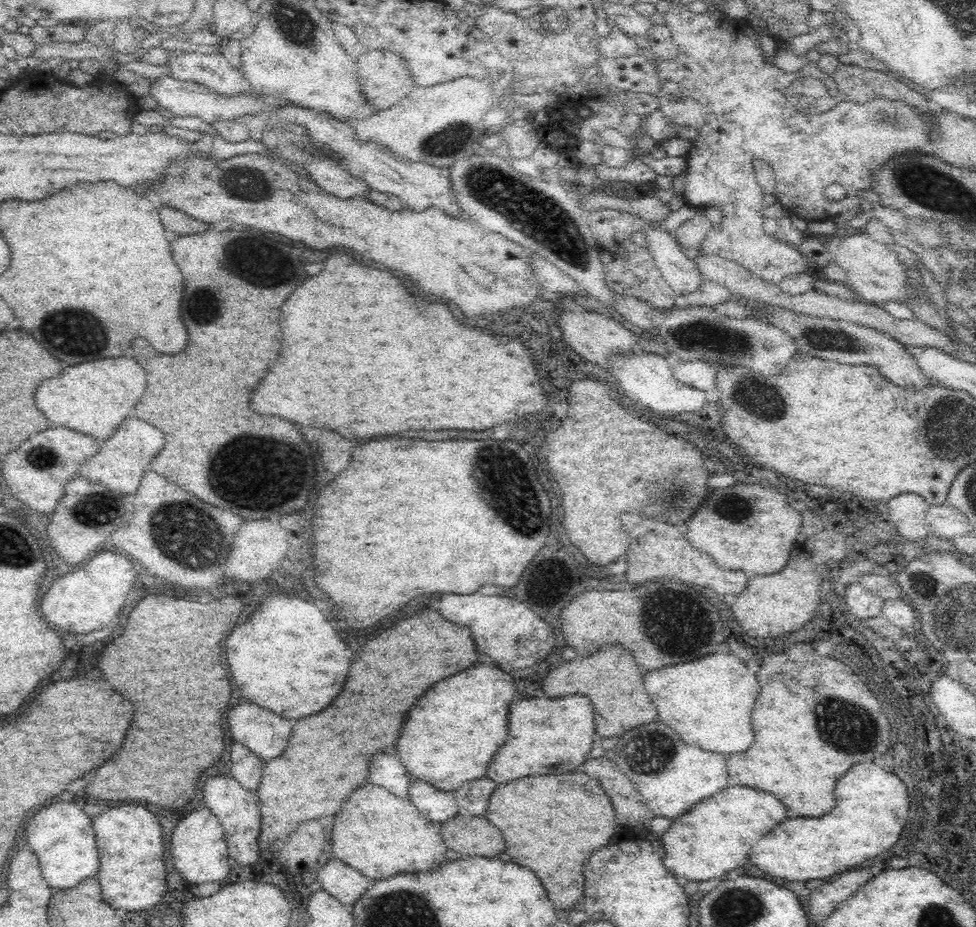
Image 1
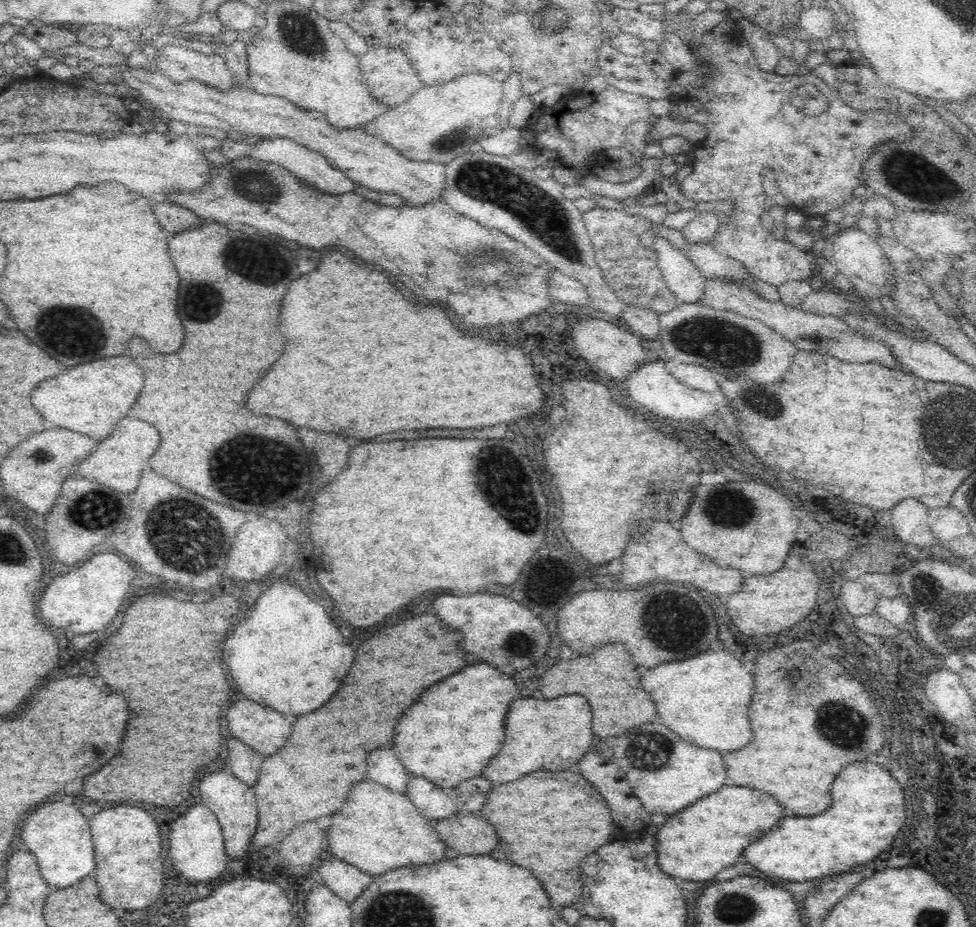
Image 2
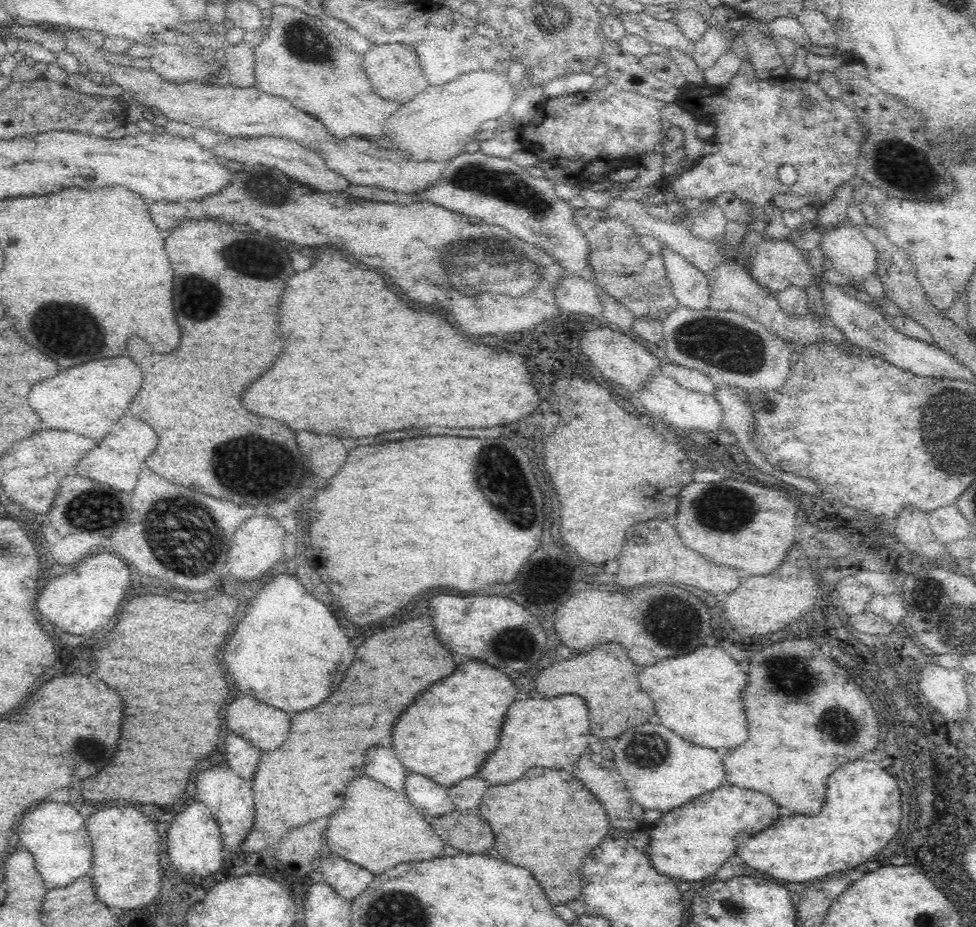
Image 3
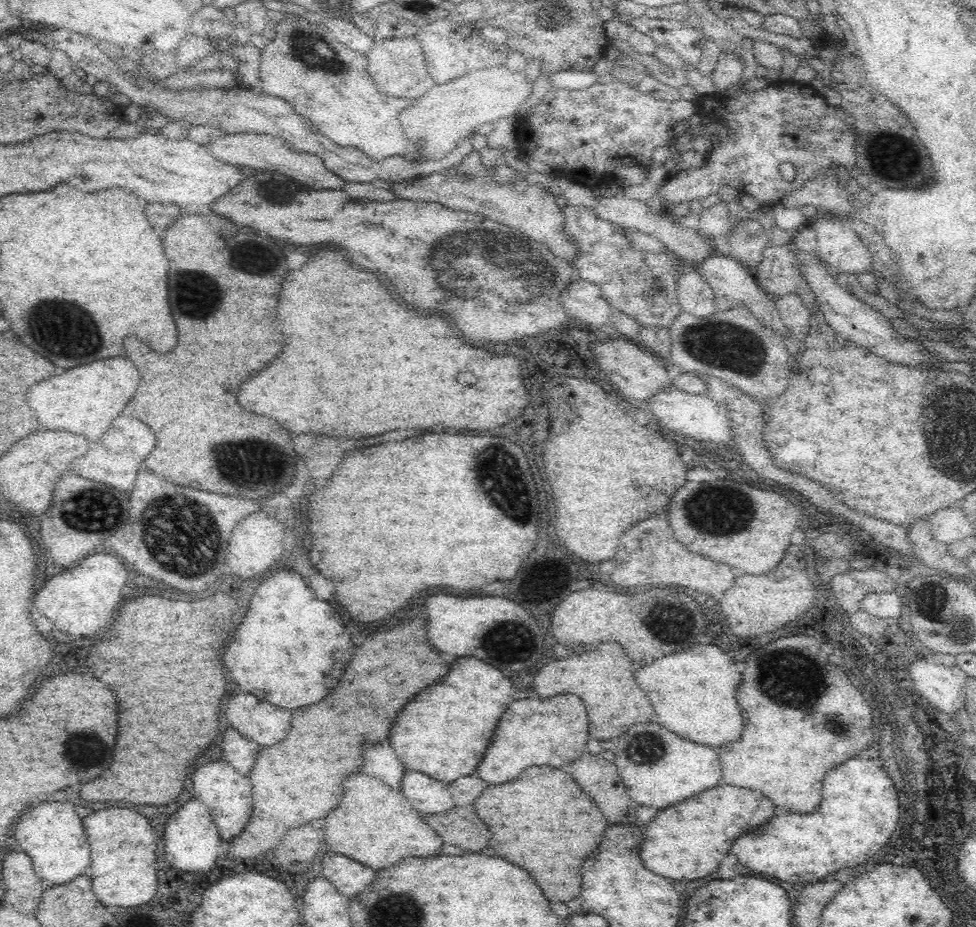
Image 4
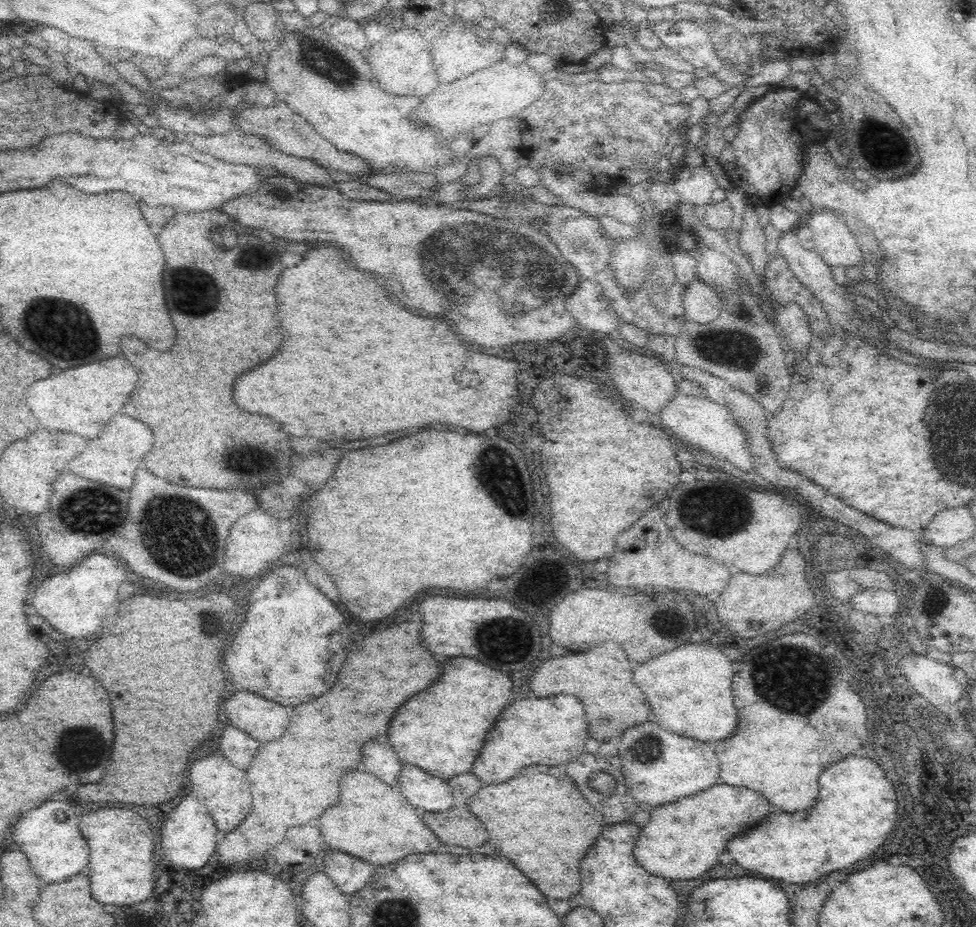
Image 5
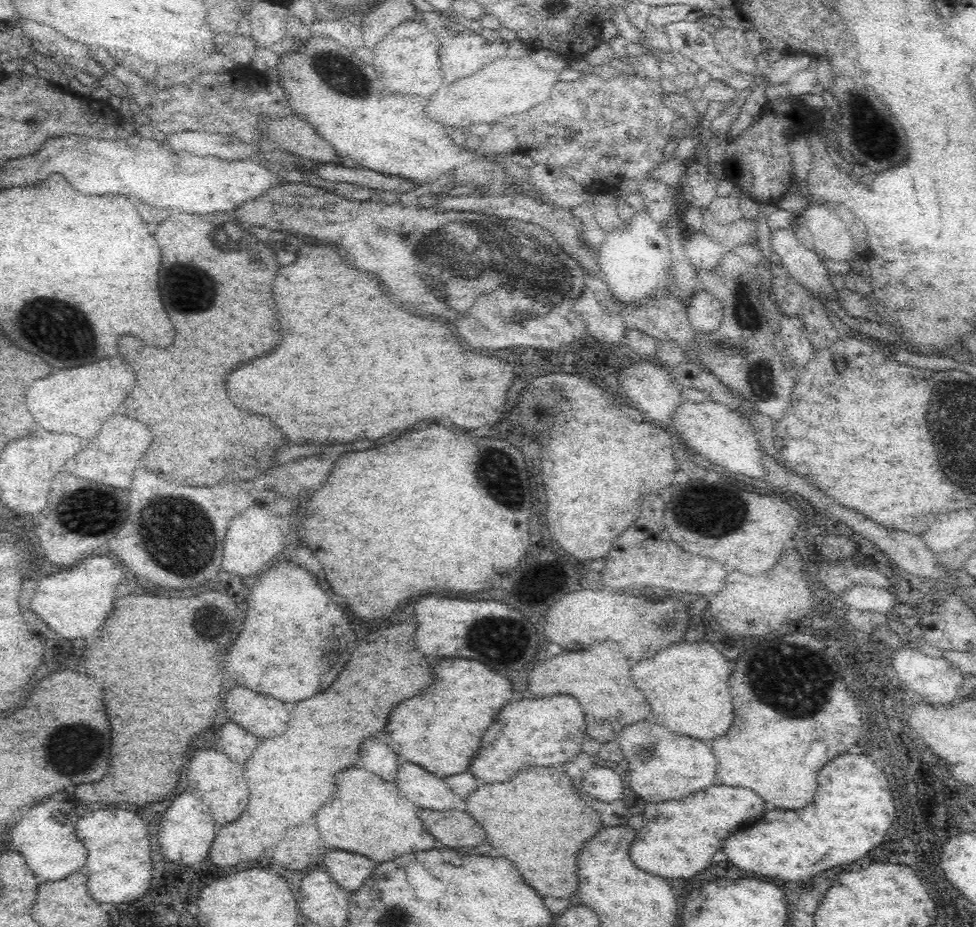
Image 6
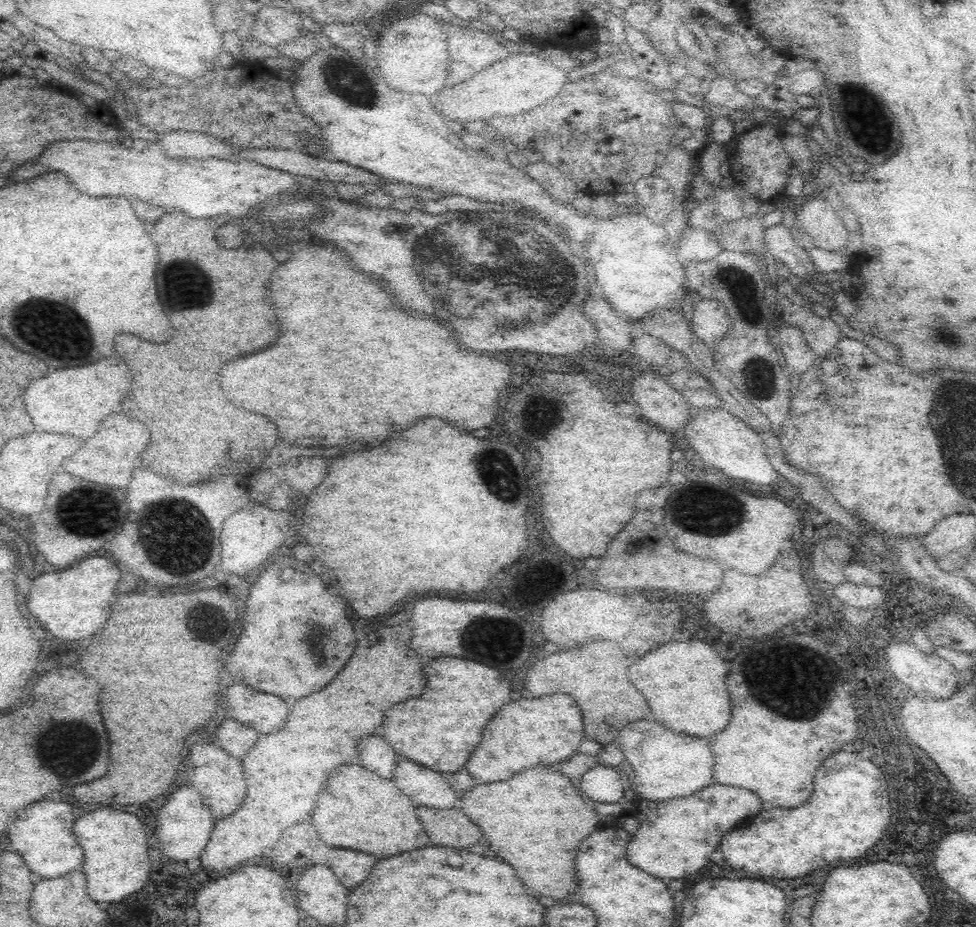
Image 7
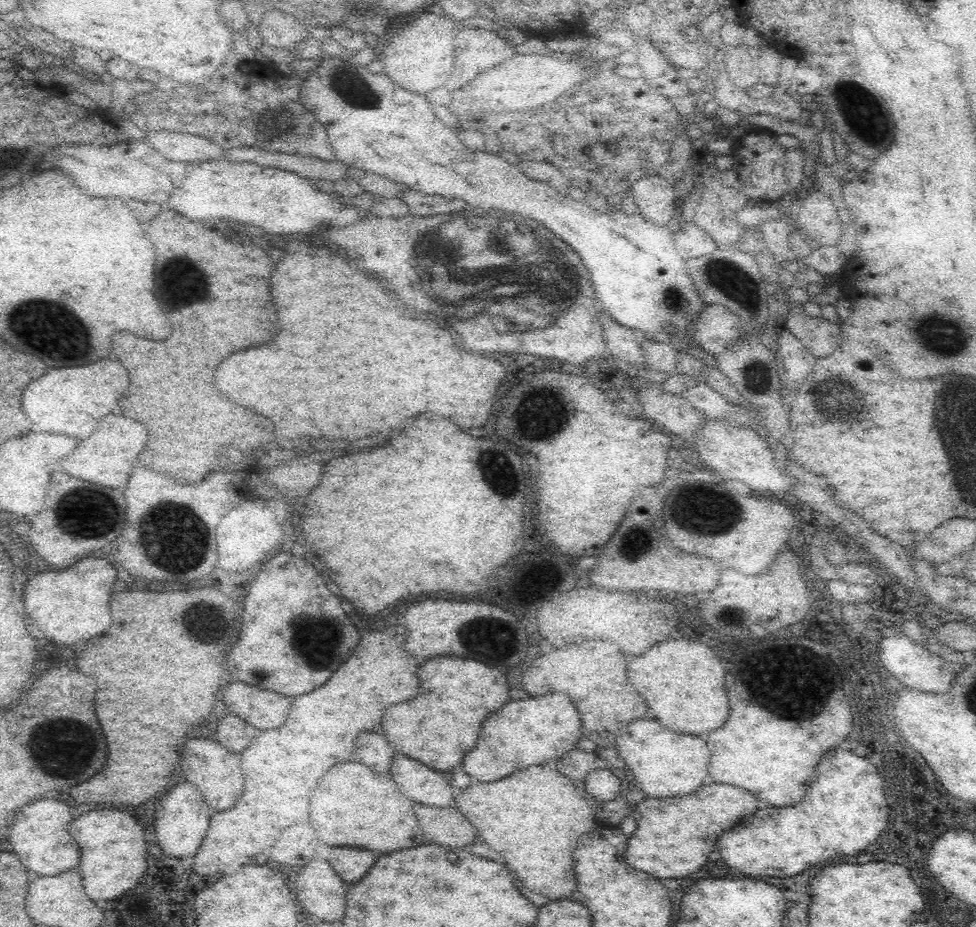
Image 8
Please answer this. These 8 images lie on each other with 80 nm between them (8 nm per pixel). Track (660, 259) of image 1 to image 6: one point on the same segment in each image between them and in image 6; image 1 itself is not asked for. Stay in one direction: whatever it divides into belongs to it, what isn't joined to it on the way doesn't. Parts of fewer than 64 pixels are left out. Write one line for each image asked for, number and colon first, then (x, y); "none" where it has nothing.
2: (686, 282)
3: (690, 286)
4: (697, 298)
5: (702, 304)
6: (705, 311)

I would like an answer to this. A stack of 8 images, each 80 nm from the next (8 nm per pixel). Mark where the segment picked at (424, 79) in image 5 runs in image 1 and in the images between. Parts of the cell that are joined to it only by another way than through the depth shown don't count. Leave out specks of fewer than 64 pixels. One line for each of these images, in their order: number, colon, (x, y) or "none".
1: (384, 75)
2: (388, 72)
3: (394, 69)
4: (397, 65)

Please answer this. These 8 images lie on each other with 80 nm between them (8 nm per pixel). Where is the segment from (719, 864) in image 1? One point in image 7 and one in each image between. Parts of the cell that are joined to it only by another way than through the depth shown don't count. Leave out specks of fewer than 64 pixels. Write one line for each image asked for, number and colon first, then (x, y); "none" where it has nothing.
2: (708, 836)
3: (691, 842)
4: (687, 841)
5: (681, 840)
6: (678, 838)
7: (676, 837)

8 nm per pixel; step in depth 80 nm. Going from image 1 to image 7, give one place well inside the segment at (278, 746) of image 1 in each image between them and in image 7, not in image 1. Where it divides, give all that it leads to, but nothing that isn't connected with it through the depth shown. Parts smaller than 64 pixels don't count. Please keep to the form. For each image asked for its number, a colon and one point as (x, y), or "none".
2: (254, 724)
3: (260, 724)
4: (243, 712)
5: (265, 720)
6: (251, 710)
7: (256, 709)

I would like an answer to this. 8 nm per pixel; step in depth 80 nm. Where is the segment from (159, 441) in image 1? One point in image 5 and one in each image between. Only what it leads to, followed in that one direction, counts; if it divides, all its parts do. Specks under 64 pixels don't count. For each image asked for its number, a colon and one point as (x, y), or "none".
2: (118, 461)
3: (117, 460)
4: (115, 459)
5: (113, 458)

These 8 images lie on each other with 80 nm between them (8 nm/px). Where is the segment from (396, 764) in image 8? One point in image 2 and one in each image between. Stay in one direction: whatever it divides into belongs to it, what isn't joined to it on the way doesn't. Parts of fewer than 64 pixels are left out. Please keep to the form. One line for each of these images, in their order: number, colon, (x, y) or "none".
2: (431, 801)
3: (430, 799)
4: (428, 796)
5: (423, 790)
6: (427, 791)
7: (426, 787)

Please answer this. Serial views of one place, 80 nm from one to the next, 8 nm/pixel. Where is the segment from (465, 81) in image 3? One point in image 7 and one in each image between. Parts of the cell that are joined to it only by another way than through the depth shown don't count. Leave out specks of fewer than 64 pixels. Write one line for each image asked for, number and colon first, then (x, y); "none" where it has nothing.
4: (445, 114)
5: (480, 98)
6: (480, 97)
7: (520, 85)

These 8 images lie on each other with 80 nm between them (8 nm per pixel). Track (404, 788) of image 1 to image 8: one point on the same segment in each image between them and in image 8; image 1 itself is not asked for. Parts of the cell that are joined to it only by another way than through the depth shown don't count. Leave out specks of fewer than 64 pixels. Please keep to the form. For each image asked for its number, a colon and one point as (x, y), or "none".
2: (383, 767)
3: (381, 764)
4: (381, 762)
5: (380, 759)
6: (376, 757)
7: (376, 755)
8: (380, 755)

